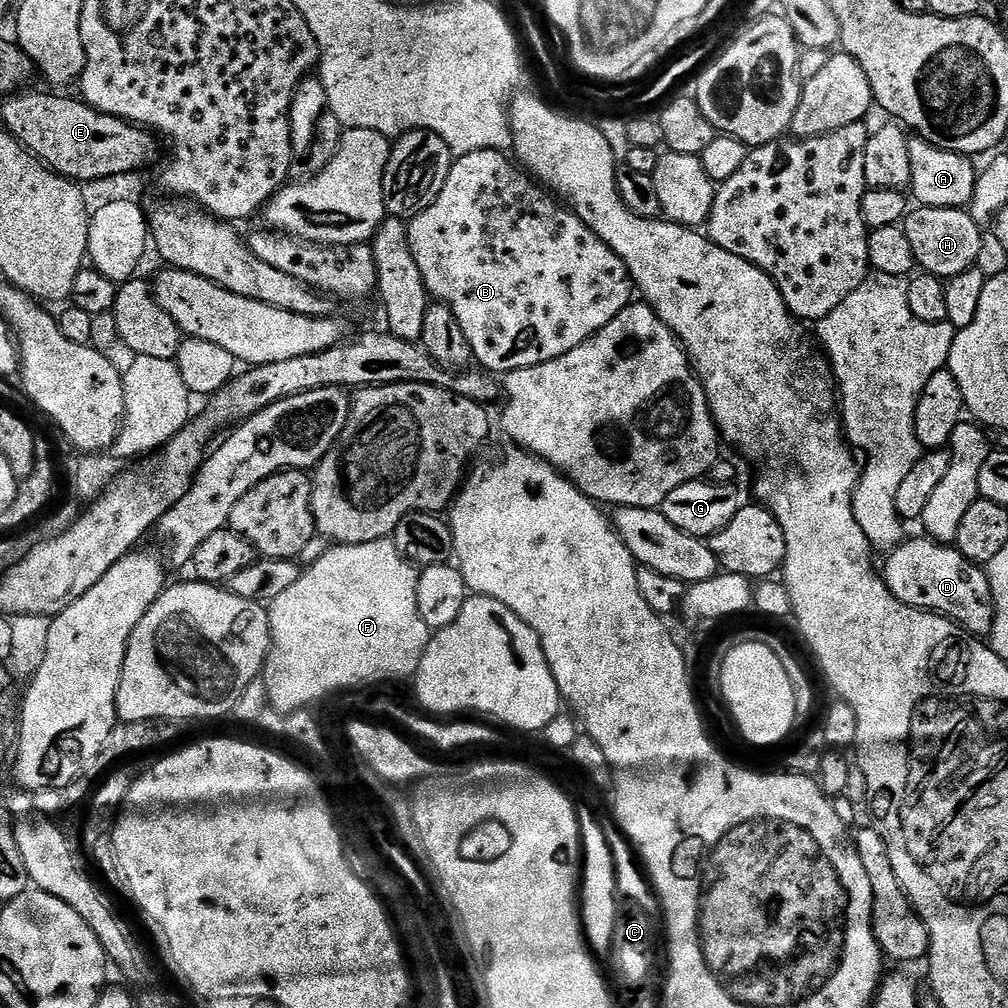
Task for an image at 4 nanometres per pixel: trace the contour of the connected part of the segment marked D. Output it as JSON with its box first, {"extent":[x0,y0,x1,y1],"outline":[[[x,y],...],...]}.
{"extent":[882,538,996,638],"outline":[[[921,538],[921,540],[905,539],[903,544],[893,548],[887,553],[888,560],[882,567],[884,584],[906,606],[920,608],[923,612],[937,612],[939,616],[945,616],[947,620],[952,620],[960,625],[965,633],[977,638],[984,638],[989,635],[994,626],[996,617],[996,607],[994,606],[994,594],[990,590],[988,573],[981,565],[970,562],[955,546],[950,544],[940,544],[937,540]]]}

